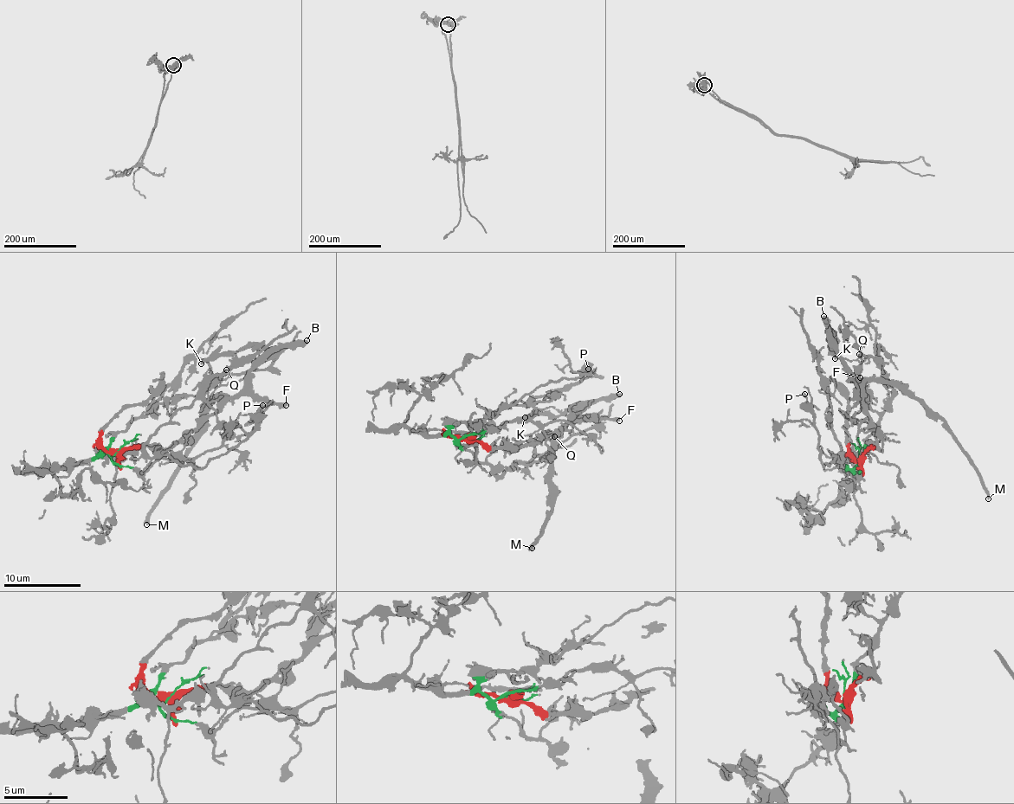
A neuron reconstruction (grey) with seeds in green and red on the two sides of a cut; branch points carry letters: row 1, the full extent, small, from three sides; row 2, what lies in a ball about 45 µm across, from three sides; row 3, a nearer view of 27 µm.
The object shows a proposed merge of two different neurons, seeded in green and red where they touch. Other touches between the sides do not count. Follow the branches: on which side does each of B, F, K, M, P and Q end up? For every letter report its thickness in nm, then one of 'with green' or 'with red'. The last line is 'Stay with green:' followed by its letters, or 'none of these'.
B: 440 nm | with red
F: 360 nm | with red
K: 240 nm | with red
M: 280 nm | with red
P: 170 nm | with green
Q: 150 nm | with green
Stay with green: P, Q

